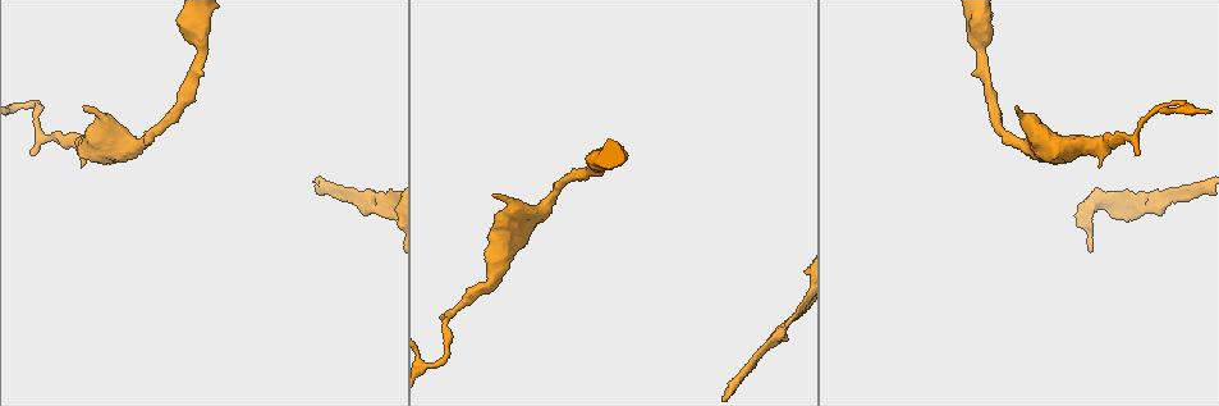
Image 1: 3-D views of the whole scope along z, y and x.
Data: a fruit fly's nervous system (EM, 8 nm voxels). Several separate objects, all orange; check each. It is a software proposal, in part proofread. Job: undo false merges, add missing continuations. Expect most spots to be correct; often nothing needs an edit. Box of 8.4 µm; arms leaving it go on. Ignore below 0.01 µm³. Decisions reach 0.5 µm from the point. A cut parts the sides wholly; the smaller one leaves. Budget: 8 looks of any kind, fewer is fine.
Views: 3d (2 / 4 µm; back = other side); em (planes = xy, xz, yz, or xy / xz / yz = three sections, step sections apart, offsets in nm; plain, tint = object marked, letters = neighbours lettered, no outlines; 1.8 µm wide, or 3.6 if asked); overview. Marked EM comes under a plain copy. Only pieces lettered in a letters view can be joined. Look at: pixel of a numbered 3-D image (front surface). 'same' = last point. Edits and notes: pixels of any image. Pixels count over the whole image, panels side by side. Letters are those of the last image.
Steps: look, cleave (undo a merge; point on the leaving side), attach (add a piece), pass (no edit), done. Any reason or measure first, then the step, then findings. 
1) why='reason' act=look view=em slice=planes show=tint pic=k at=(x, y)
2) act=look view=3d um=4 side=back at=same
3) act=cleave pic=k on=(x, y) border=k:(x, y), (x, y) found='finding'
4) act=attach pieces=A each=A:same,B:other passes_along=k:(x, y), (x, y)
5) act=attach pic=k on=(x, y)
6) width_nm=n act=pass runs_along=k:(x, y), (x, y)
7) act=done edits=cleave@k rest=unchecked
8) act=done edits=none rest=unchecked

why='sharp bend' act=look view=em slice=yz step=8 show=tint pic=1 at=(1180, 103)

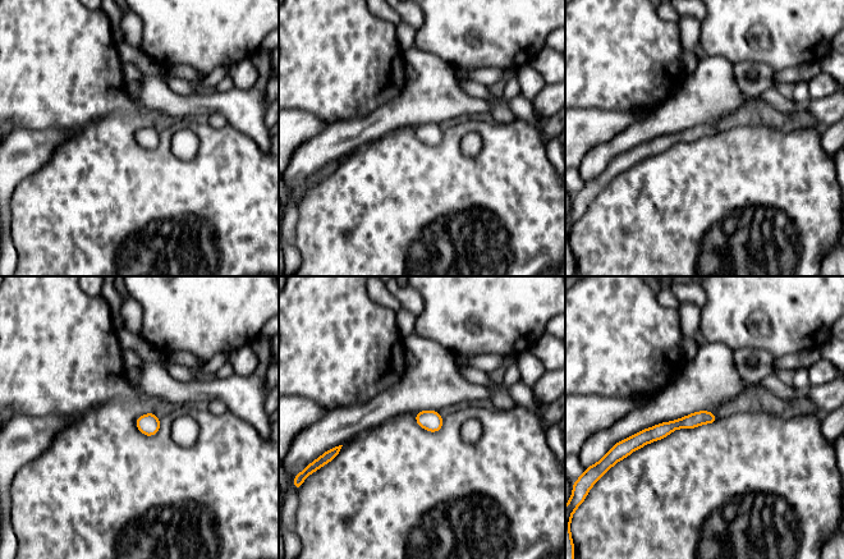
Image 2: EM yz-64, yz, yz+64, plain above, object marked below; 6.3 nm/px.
why='cut it another way' act=look view=em slice=xz step=16 show=letters at=same

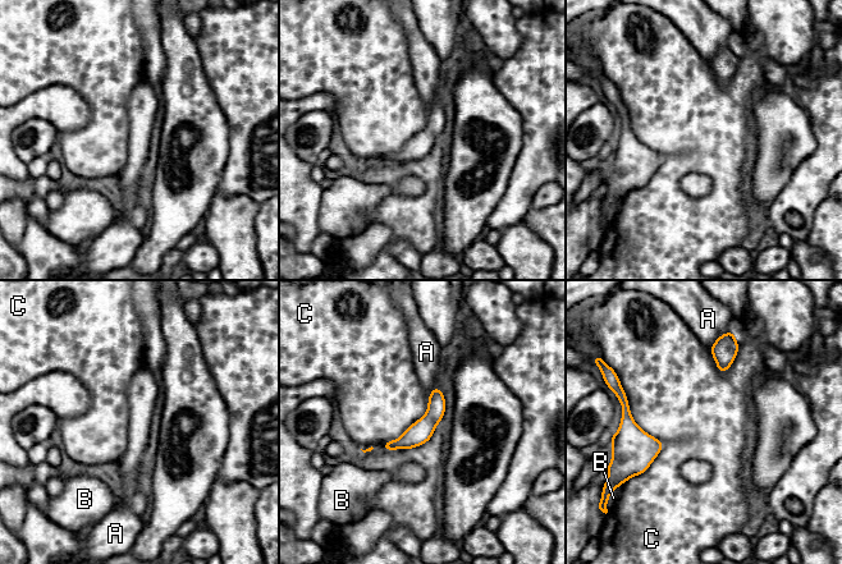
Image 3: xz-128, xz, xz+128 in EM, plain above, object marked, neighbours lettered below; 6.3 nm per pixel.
longest_contact=C:500nm act=pass each=A:other,B:other,C:other found='continuous, no second cell'

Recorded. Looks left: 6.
why='branch stops here' act=look view=em slice=planes show=letters pic=1 at=(1017, 106)

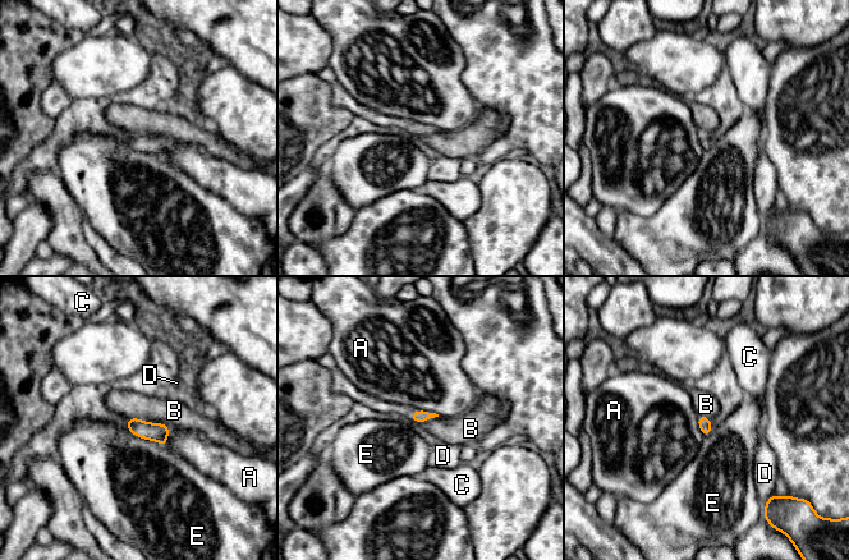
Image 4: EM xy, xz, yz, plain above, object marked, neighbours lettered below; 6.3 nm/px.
longest_contact=B:280nm act=pass each=A:other,B:other,C:other,D:other,E:other border=4:(127, 417), (160, 422), (169, 427) found='no lettered piece goes on from it'

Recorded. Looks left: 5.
why='calibre changes' act=look view=3d um=2 pic=1 at=(193, 35)

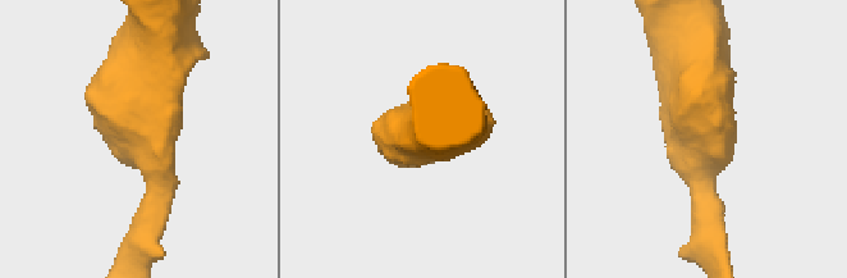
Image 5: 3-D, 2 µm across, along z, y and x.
why='now the EM' act=look view=em slice=yz step=16 show=tint pic=5 at=(137, 139)

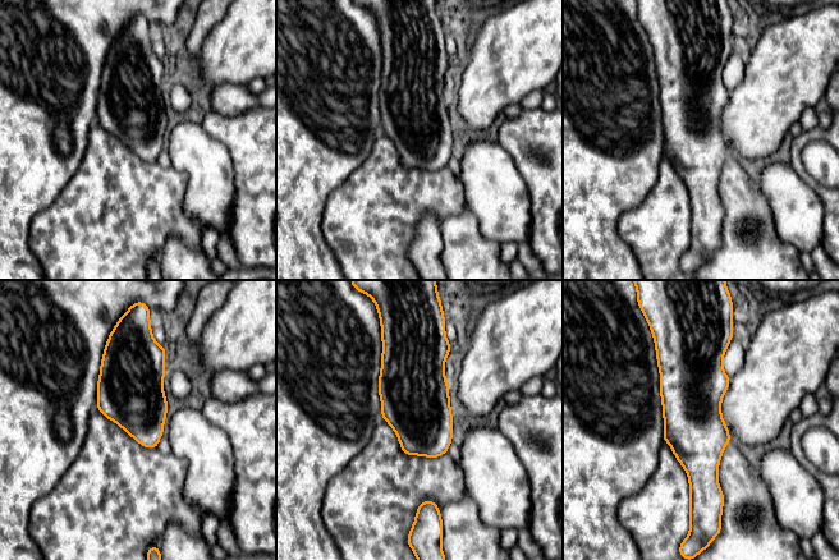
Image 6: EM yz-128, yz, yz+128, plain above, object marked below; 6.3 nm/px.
act=look view=em slice=planes show=letters at=same

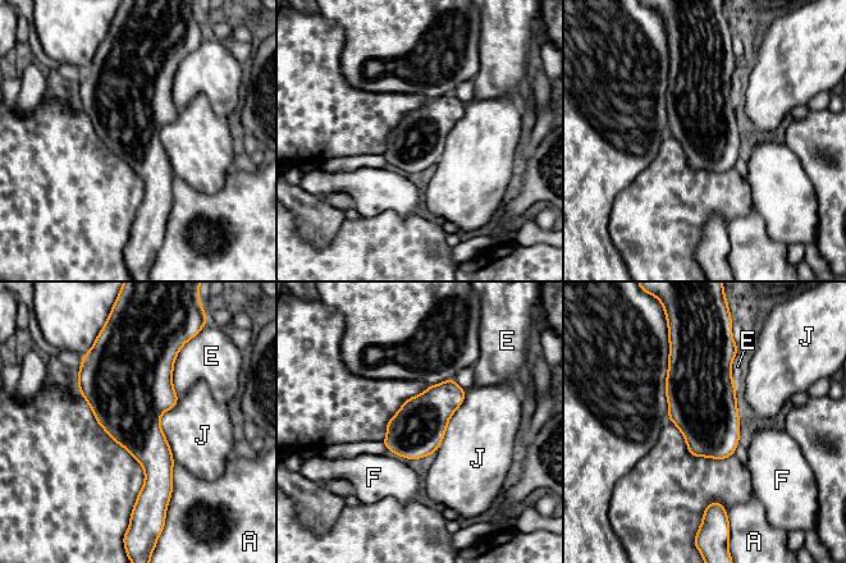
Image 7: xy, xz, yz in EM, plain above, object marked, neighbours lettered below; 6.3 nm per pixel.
longest_contact=J:400nm act=pass each=A:other,E:other,F:other,J:other border=7:(178, 397), (160, 419), (174, 461) found='all the same cell'

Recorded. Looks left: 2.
act=done edits=none rest=unchecked

